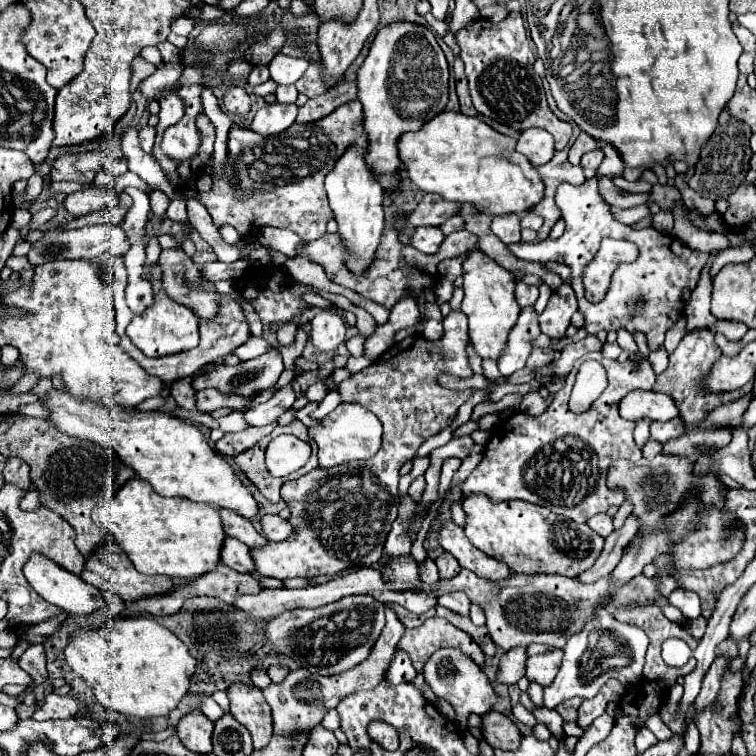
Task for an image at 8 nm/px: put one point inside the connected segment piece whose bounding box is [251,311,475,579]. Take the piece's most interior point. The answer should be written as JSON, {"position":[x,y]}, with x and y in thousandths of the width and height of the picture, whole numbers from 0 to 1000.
{"position":[451,683]}

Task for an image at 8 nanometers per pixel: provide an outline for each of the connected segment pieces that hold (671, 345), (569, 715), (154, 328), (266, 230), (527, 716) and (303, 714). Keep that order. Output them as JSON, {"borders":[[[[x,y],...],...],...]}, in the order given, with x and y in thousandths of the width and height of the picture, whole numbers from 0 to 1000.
{"borders":[[[[906,414],[898,419],[898,425],[880,440],[880,462],[882,462],[882,467],[888,467],[890,462],[893,462],[893,456],[898,456],[898,451],[903,448],[903,443],[906,443],[906,433],[903,433],[903,425],[909,425],[909,419],[906,419]]],[[[758,922],[758,925],[750,925],[745,930],[739,930],[734,935],[734,940],[745,948],[745,954],[763,954],[763,946],[766,946],[766,933],[771,930],[771,922]]],[[[208,396],[192,414],[179,417],[168,433],[168,443],[194,472],[231,470],[231,467],[242,467],[263,456],[261,419],[255,417],[253,409],[226,396]]],[[[348,300],[340,308],[340,316],[348,324],[356,324],[372,335],[377,335],[380,340],[390,337],[390,327],[396,321],[396,313],[380,303],[364,303],[364,300]]],[[[684,930],[684,933],[679,933],[679,946],[681,946],[681,951],[684,954],[689,954],[689,956],[694,956],[694,959],[700,959],[700,962],[705,962],[710,954],[708,954],[708,948],[689,933],[689,930]]],[[[509,806],[512,813],[512,827],[507,832],[507,837],[501,840],[499,851],[493,853],[491,866],[475,877],[470,885],[462,885],[459,890],[446,890],[446,893],[435,893],[435,896],[425,896],[417,890],[406,890],[406,885],[393,885],[385,888],[374,903],[364,906],[358,903],[348,919],[353,925],[353,930],[361,938],[361,970],[364,972],[401,972],[409,970],[419,956],[425,956],[427,946],[446,935],[446,930],[451,927],[451,922],[456,922],[464,914],[478,914],[478,911],[493,911],[509,893],[517,866],[536,835],[536,829],[528,824],[525,813],[517,806]]]]}

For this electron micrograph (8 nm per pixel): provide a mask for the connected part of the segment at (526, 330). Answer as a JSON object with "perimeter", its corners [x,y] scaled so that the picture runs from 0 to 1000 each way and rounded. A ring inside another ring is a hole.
{"perimeter":[[[697,406],[689,411],[681,435],[673,440],[671,462],[660,472],[657,483],[665,499],[681,493],[684,488],[694,485],[694,478],[705,462],[705,451],[716,443],[713,435],[713,414],[705,406]]]}

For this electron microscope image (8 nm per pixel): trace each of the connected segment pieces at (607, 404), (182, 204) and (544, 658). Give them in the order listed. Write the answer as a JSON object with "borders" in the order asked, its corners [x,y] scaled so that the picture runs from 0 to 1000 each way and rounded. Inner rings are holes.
{"borders":[[[[795,464],[776,467],[766,475],[758,491],[750,496],[750,507],[742,517],[729,522],[726,538],[716,549],[697,549],[692,544],[665,554],[652,570],[649,583],[642,591],[636,612],[610,642],[612,652],[642,652],[652,663],[692,660],[718,671],[726,671],[737,681],[747,681],[763,692],[774,692],[790,679],[800,679],[808,668],[827,663],[824,647],[803,644],[803,620],[813,607],[845,610],[848,594],[837,583],[840,557],[829,557],[819,549],[819,530],[837,515],[861,515],[866,507],[866,491],[858,478],[813,478],[798,472]],[[775,475],[792,478],[806,496],[806,512],[792,528],[771,546],[753,541],[753,522],[761,507],[765,487]]],[[[230,263],[225,267],[221,276],[221,287],[231,294],[245,294],[249,292],[247,278],[246,278],[246,265],[245,263]]],[[[729,858],[729,861],[713,864],[713,866],[702,866],[697,872],[694,896],[700,901],[710,901],[713,906],[724,909],[724,906],[729,906],[729,901],[737,893],[742,872],[745,872],[745,858]]]]}

